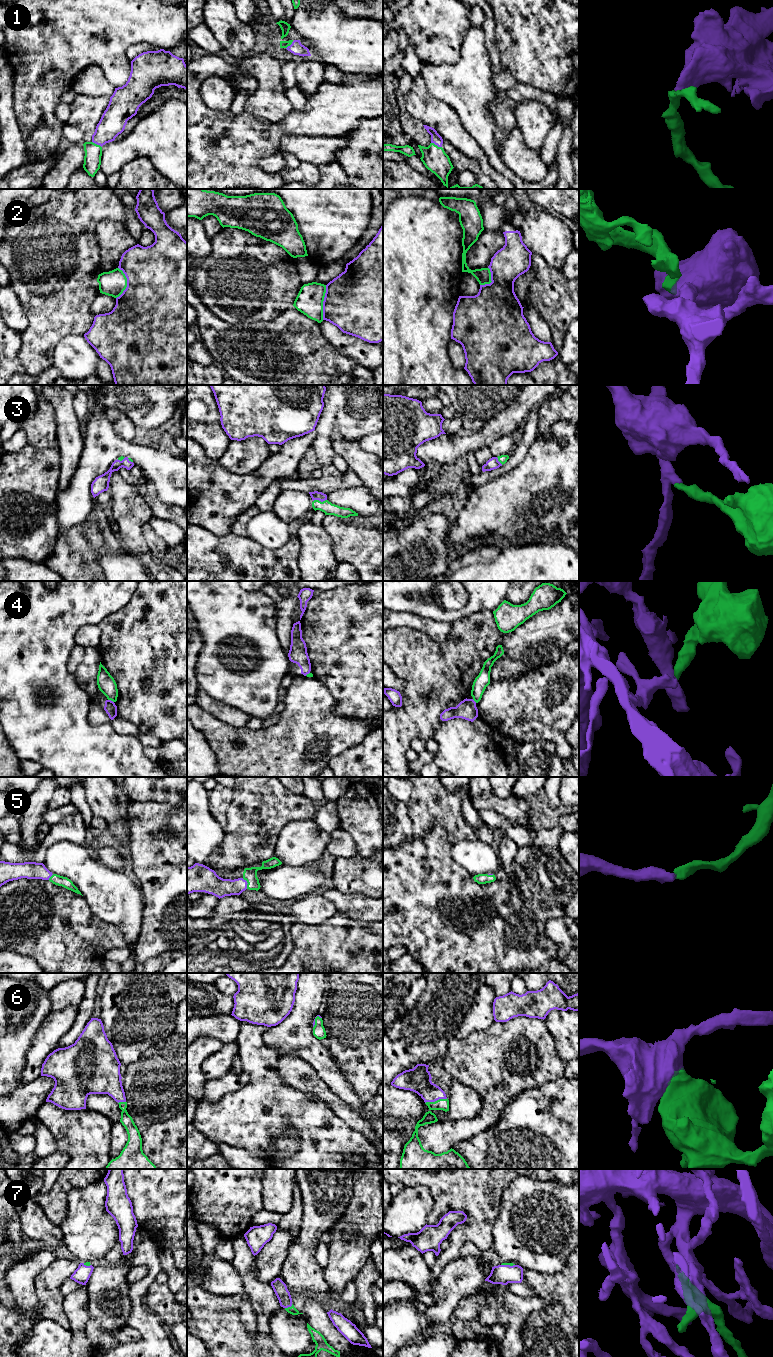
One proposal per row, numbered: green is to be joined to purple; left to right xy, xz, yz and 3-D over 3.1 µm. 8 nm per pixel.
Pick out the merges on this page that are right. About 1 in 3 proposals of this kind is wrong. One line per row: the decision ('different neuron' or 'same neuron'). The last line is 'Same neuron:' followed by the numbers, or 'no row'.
1: same neuron
2: different neuron
3: same neuron
4: same neuron
5: same neuron
6: same neuron
7: same neuron
Same neuron: 1, 3, 4, 5, 6, 7

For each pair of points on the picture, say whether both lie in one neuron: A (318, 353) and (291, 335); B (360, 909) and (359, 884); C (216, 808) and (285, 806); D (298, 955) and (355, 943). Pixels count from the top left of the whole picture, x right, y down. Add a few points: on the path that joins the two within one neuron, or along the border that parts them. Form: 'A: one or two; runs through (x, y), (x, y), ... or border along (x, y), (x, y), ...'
A: one; runs through (311, 353), (298, 342)
B: two; border along (336, 889), (344, 893), (359, 893), (372, 898)
C: two; border along (232, 787), (233, 799), (223, 827)
D: one; runs through (312, 952), (341, 951)

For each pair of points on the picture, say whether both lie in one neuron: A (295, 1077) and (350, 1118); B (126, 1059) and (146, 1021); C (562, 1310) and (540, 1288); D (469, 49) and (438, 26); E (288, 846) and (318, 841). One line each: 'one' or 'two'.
A: one
B: one
C: one
D: two
E: one

